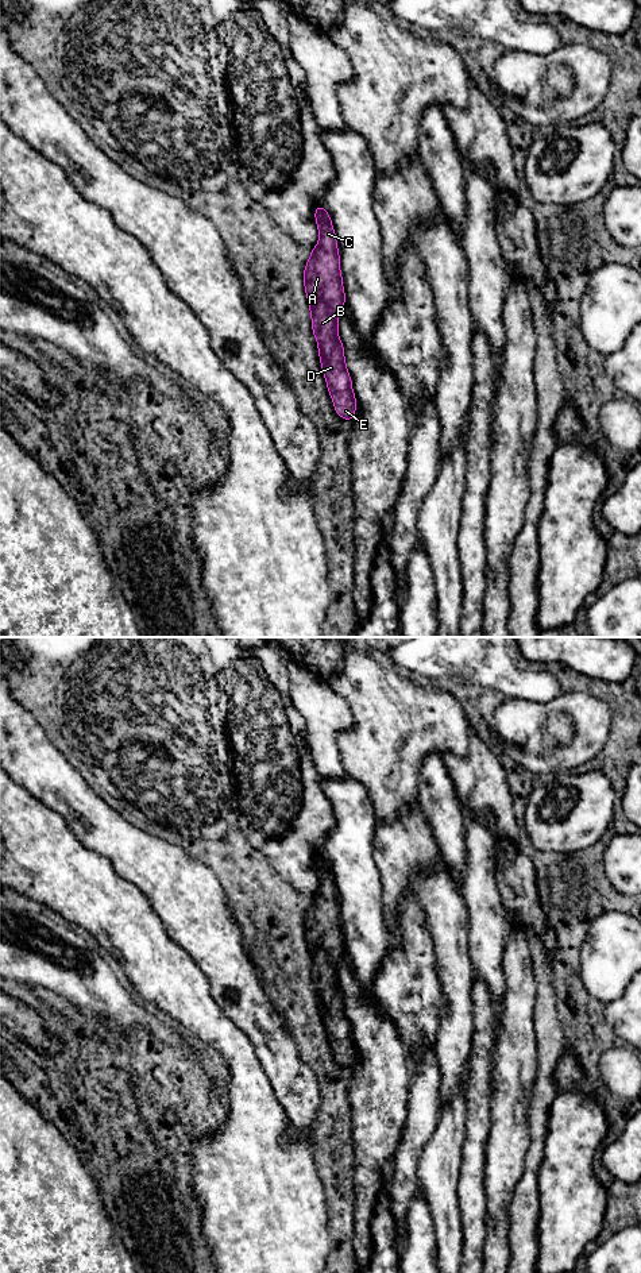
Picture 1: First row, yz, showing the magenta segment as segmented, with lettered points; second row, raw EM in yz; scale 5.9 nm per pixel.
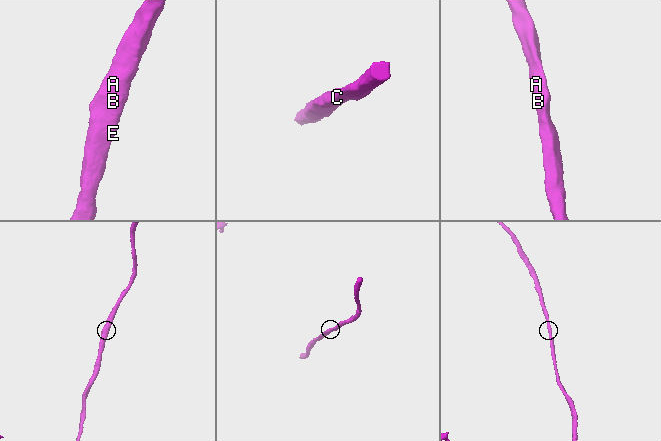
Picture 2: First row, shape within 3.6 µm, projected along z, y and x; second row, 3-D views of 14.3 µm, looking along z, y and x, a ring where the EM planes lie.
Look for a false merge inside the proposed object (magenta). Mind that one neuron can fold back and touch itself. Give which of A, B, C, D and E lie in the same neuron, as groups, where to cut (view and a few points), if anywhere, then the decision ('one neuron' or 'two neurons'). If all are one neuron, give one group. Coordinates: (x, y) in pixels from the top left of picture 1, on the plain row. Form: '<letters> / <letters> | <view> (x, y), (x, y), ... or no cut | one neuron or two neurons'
A B C D E | no cut | one neuron

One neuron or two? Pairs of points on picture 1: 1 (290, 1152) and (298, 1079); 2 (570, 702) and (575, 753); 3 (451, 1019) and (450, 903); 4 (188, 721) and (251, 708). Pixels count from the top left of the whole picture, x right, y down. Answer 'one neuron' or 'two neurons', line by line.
1: two neurons
2: one neuron
3: one neuron
4: two neurons

